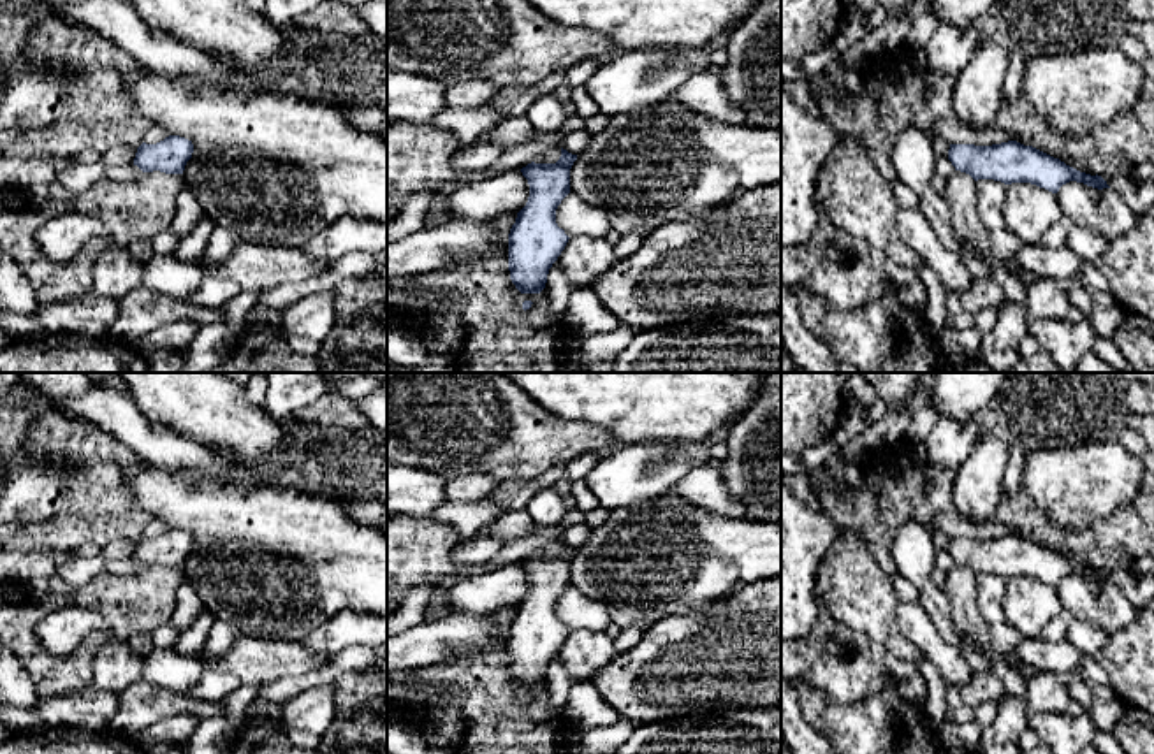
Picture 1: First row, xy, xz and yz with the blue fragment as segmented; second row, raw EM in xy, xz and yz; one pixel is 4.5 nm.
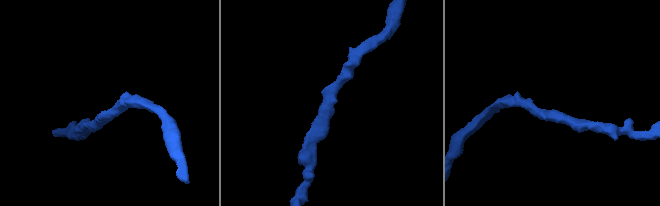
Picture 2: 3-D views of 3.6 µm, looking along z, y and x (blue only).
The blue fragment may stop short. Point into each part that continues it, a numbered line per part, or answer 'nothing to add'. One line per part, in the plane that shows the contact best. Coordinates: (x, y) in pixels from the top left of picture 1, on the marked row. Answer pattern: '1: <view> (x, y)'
nothing to add

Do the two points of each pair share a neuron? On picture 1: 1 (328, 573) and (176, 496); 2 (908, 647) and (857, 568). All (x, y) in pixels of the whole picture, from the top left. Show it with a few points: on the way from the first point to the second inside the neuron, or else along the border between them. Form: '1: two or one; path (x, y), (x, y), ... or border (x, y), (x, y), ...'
1: one; path (310, 552), (284, 540), (248, 538), (220, 517)
2: one; path (887, 631), (857, 589)

